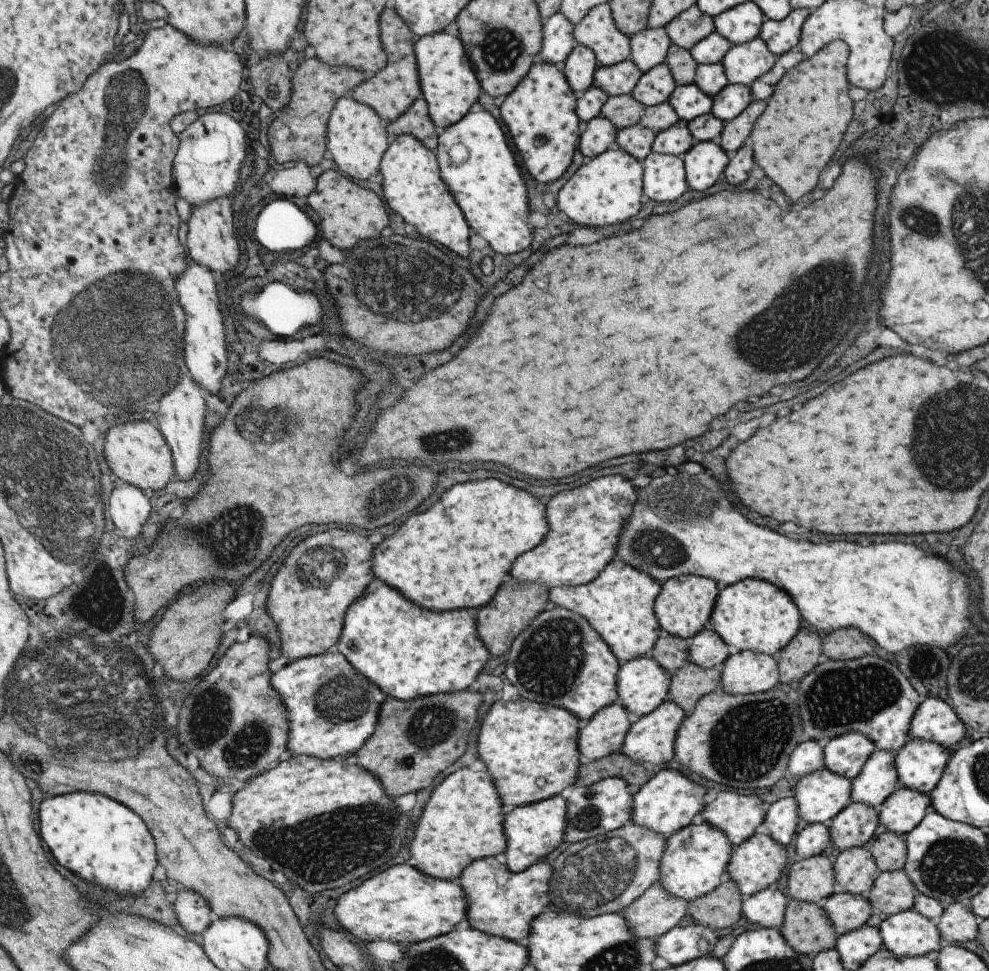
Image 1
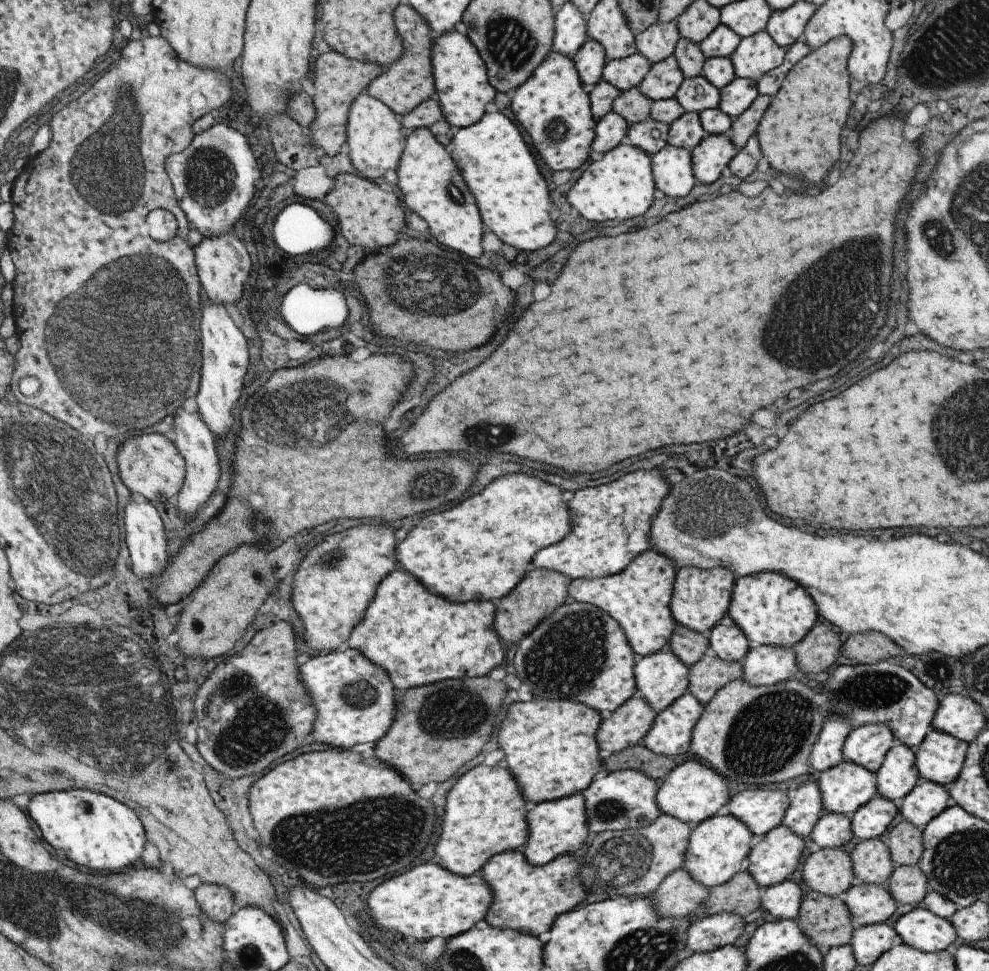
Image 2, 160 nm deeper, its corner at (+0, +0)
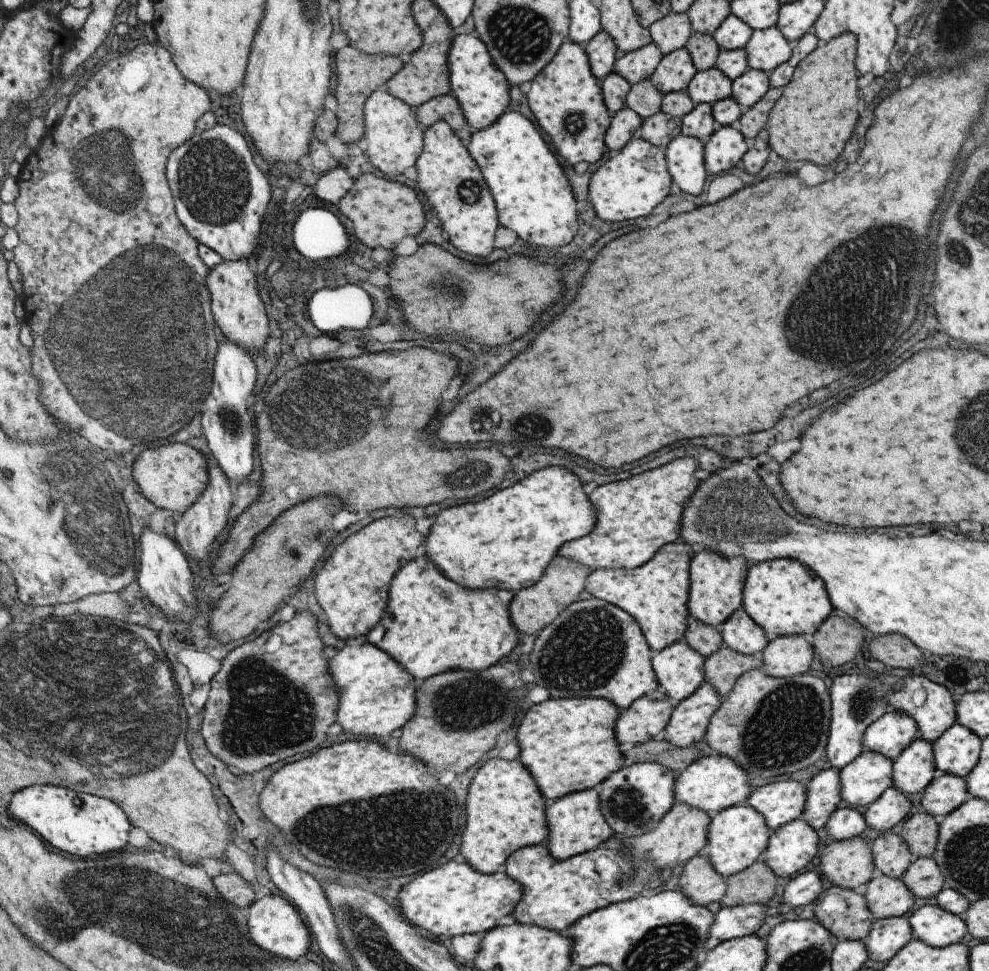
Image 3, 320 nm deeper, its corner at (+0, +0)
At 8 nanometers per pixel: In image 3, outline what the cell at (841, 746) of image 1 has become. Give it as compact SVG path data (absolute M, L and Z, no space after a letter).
M890 710L865 729L862 746L894 761L915 738L918 738L918 728L913 718Z

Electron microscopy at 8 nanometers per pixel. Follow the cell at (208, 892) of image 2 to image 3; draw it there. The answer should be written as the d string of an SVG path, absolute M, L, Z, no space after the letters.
M231 872L213 877L213 884L219 895L237 908L247 909L254 901L253 888L242 876Z

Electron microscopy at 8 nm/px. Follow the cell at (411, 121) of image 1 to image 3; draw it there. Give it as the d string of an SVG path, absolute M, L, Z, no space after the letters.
M451 93L430 98L415 108L415 114L422 131L434 122L445 121L464 145L473 134L473 130L462 116L462 108L458 100Z

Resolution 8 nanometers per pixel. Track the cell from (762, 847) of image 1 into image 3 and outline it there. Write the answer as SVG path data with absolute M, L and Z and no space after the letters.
M799 818L776 828L761 858L775 877L789 878L803 870L817 854L817 834Z

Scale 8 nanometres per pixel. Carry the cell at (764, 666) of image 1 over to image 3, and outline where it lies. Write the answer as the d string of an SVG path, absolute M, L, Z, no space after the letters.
M783 635L770 640L758 655L759 667L772 677L792 677L815 666L814 650L804 635Z

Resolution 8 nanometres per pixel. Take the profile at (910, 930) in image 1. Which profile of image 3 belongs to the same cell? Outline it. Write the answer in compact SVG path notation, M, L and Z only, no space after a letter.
M924 904L908 918L912 936L932 947L944 947L960 941L967 932L962 916L951 914L935 904Z

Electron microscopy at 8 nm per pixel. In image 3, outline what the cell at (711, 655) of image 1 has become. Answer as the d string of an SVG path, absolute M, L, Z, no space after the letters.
M737 609L721 626L722 644L735 652L748 655L759 655L769 642L761 627Z

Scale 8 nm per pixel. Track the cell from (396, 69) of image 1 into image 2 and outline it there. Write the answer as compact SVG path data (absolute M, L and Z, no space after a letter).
M399 4L393 10L393 28L397 36L401 38L401 56L389 65L377 78L373 78L364 89L369 96L385 104L393 114L399 117L411 112L417 104L425 99L433 97L433 77L431 76L431 58L429 58L429 46L433 39L430 38L429 26L424 20L405 4Z

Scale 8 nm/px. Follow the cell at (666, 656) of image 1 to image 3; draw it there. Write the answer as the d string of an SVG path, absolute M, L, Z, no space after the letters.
M689 618L681 640L685 641L703 658L712 655L719 647L723 646L721 633L715 630L714 626L700 623L693 618Z

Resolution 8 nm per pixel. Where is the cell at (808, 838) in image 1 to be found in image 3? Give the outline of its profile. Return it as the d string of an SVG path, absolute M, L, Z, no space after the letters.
M847 804L837 807L824 824L826 833L833 841L853 838L861 834L865 826L862 810Z

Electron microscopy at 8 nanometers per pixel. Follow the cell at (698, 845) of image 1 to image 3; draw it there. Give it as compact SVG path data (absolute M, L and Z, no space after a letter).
M737 804L718 813L711 815L708 824L707 846L703 853L710 860L714 871L717 871L723 878L742 871L750 864L760 860L768 843L768 838L773 834L760 812L745 804Z

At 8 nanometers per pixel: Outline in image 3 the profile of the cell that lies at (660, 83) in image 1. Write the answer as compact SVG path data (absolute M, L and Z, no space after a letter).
M685 47L663 55L653 74L648 78L662 94L685 91L697 71Z

